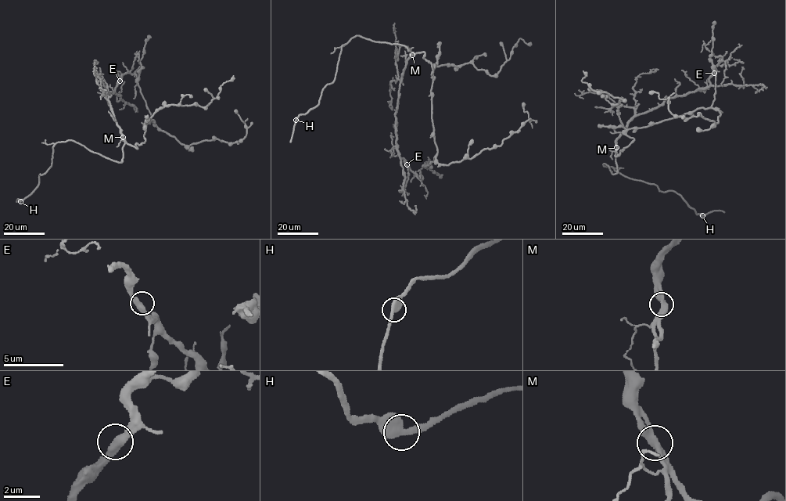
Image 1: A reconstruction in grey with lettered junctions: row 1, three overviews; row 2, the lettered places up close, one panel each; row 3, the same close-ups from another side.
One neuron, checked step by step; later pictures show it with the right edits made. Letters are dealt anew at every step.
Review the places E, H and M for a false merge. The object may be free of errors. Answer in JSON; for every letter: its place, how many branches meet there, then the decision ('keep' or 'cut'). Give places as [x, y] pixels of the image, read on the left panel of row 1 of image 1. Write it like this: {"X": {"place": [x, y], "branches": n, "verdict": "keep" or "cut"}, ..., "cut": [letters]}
{"E": {"place": [120, 81], "branches": 2, "verdict": "keep"}, "H": {"place": [20, 201], "branches": 2, "verdict": "keep"}, "M": {"place": [123, 137], "branches": 2, "verdict": "keep"}, "cut": []}

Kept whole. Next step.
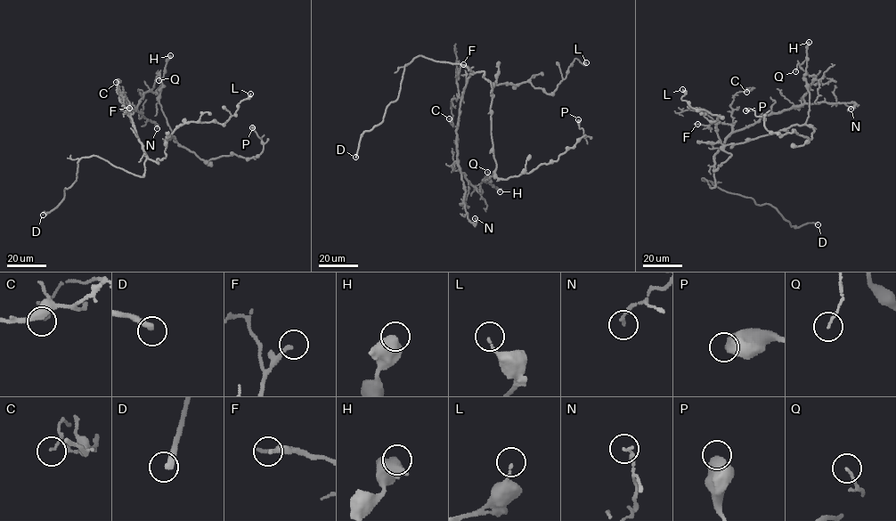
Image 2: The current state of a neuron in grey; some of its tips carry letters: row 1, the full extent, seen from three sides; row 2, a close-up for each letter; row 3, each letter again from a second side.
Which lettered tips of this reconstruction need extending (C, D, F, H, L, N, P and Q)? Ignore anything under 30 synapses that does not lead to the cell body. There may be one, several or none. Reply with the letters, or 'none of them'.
D

